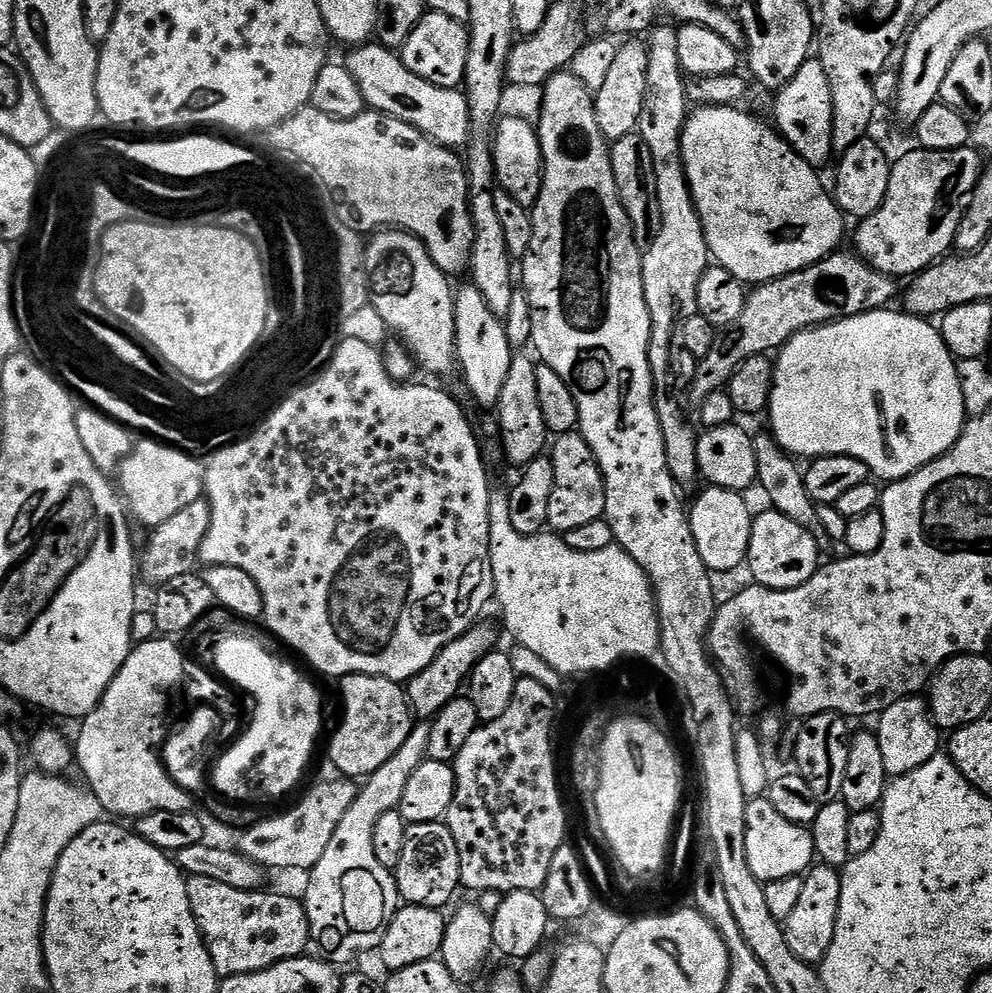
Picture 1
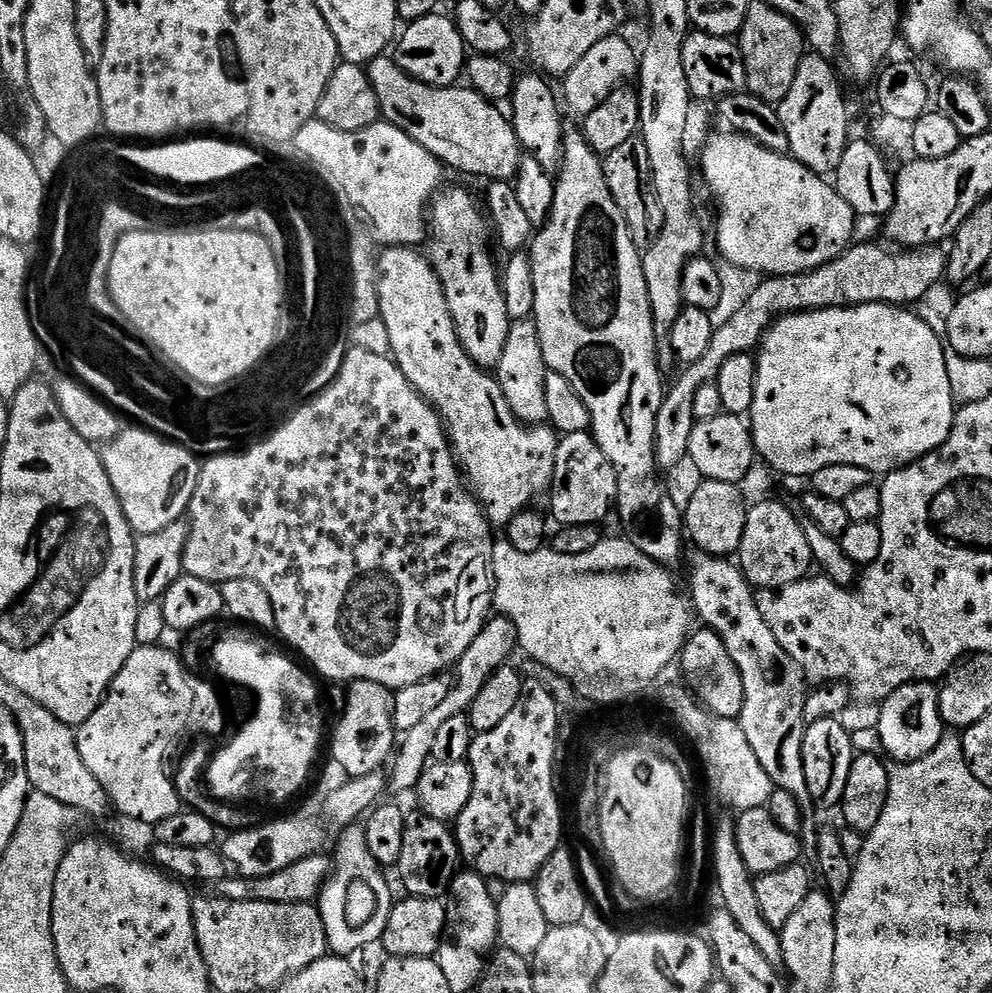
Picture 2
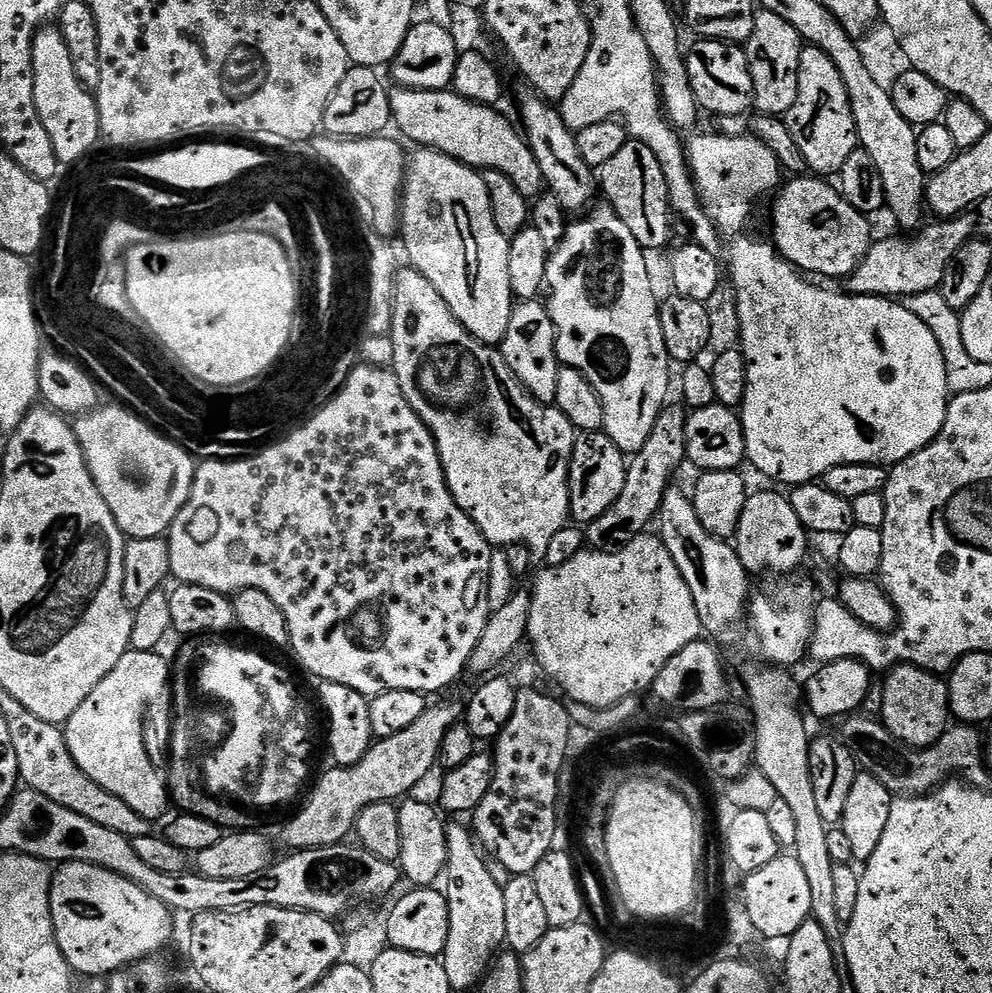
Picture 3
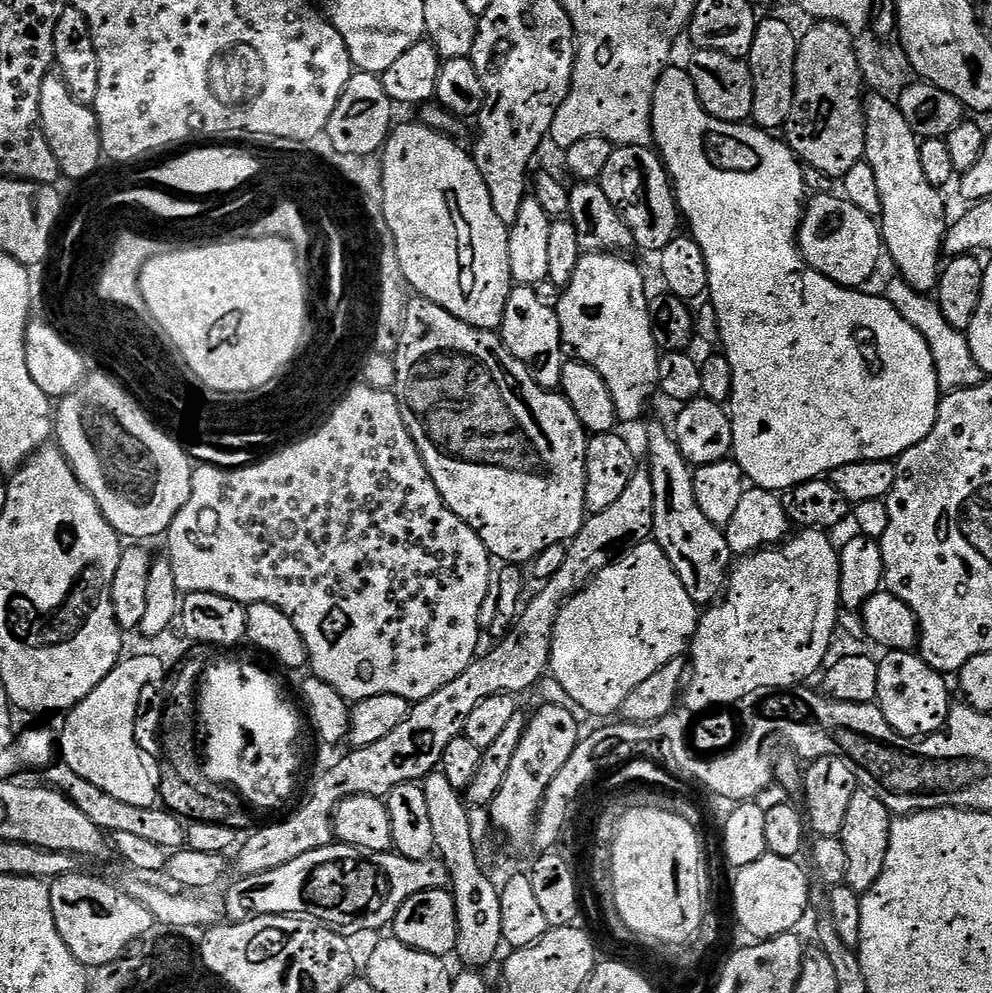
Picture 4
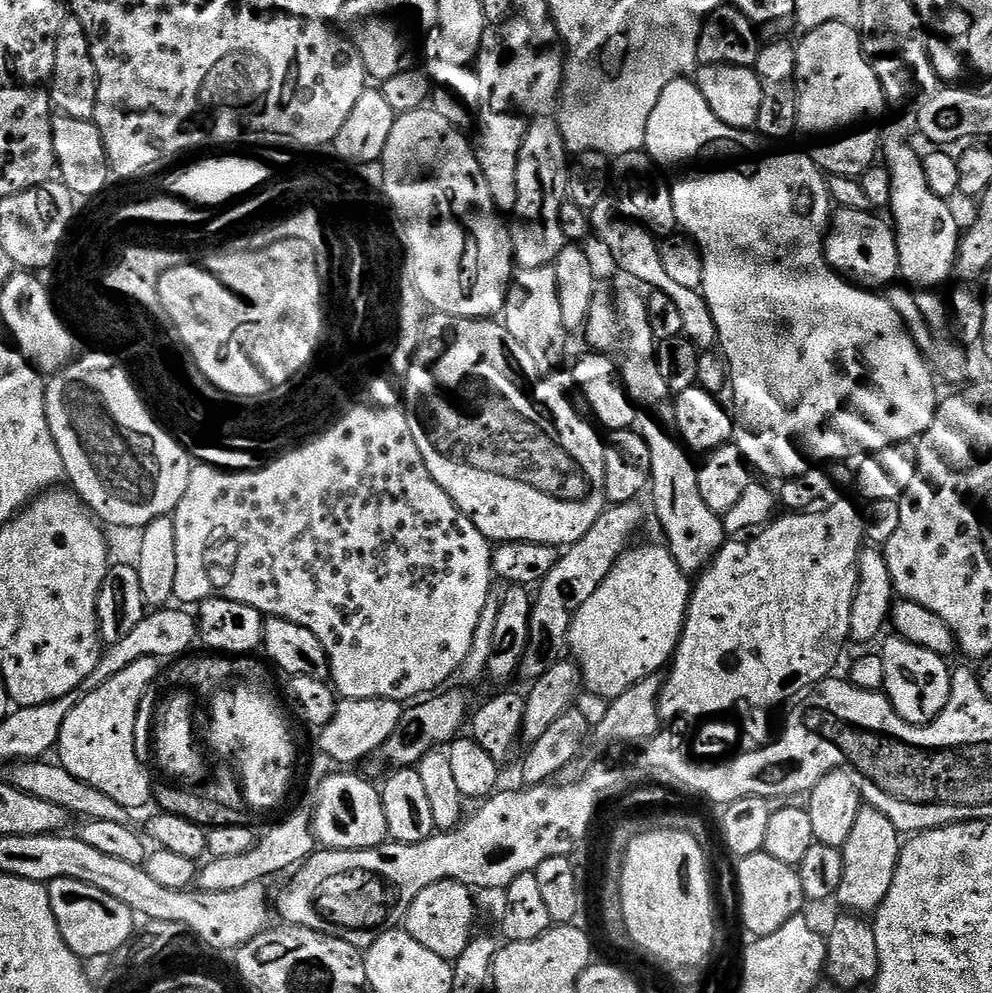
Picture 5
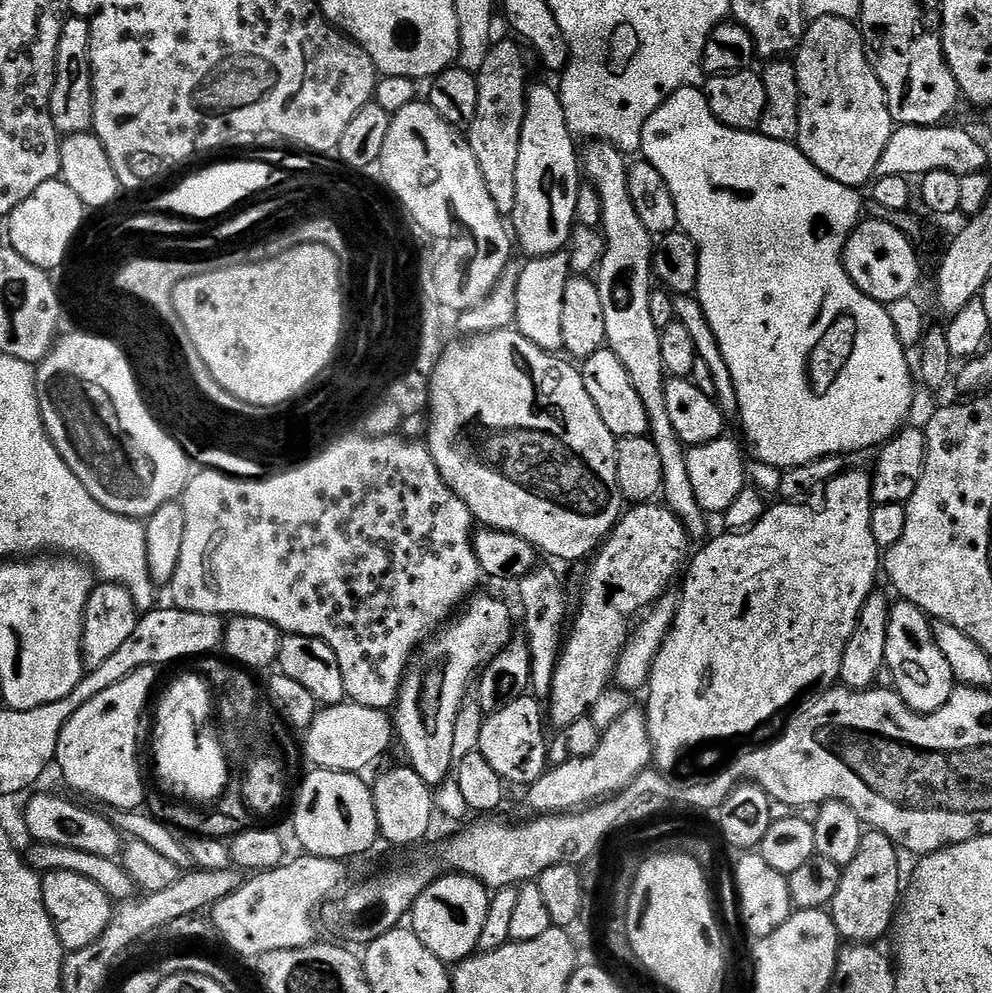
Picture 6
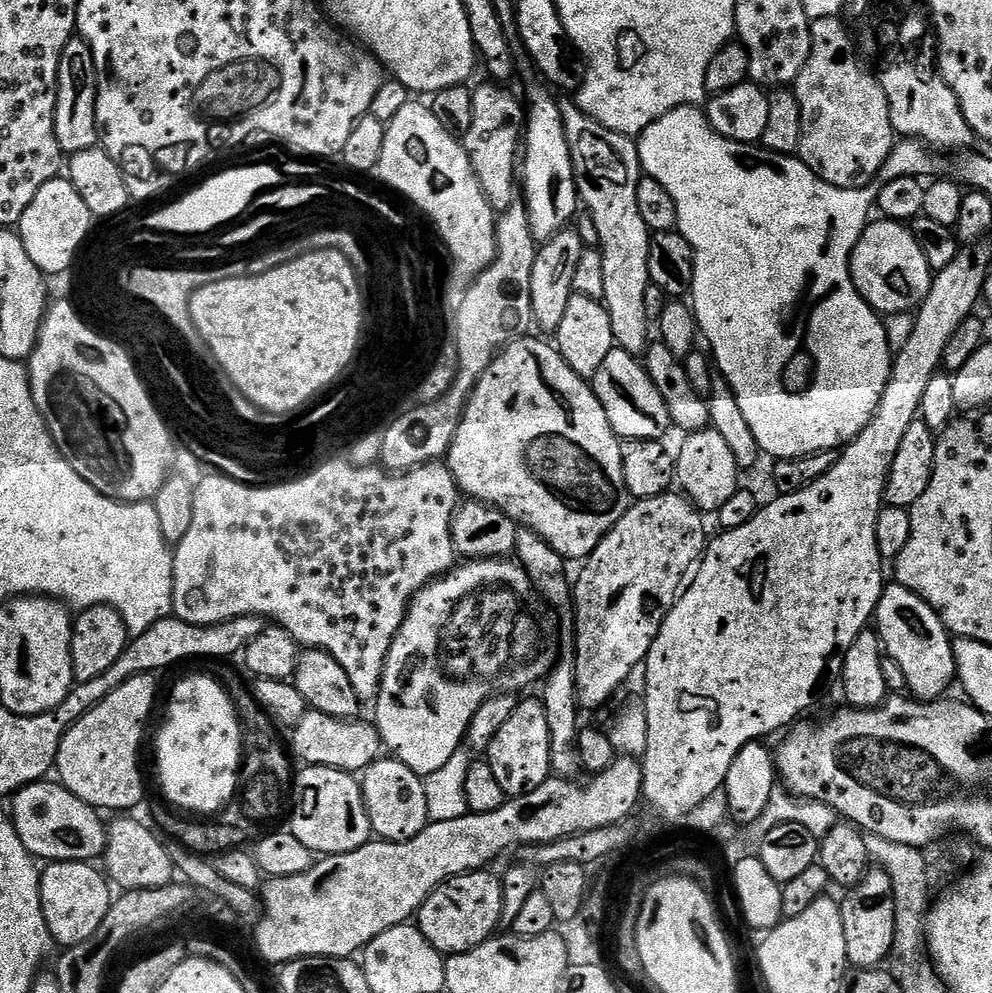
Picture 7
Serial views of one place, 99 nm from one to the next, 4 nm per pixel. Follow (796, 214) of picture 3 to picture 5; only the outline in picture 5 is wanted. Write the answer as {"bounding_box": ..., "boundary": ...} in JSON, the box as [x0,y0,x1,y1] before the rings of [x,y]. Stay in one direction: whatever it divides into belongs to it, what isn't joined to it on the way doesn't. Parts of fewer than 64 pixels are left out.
{"bounding_box":[824,208,899,290],"boundary":[[[844,208],[833,215],[828,235],[824,237],[824,257],[828,260],[829,268],[849,281],[868,290],[880,290],[880,287],[883,289],[891,285],[899,277],[898,242],[895,227],[885,217],[885,221],[880,217],[883,215],[867,211]]]}

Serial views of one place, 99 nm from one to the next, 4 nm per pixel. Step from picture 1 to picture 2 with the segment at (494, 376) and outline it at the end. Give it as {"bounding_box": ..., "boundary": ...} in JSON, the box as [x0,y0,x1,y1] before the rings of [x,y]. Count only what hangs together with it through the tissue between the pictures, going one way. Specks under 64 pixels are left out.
{"bounding_box":[426,188,510,370],"boundary":[[[447,188],[437,192],[430,205],[426,256],[442,282],[460,345],[475,364],[492,370],[502,358],[502,350],[506,350],[510,319],[501,288],[501,277],[488,253],[490,232],[486,227],[485,213],[481,205],[480,208],[476,205],[475,198],[464,188]]]}

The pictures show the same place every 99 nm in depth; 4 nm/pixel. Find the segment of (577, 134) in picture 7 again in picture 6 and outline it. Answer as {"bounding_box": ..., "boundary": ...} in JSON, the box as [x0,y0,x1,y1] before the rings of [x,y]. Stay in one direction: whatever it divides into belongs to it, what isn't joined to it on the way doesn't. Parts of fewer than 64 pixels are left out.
{"bounding_box":[582,140,707,538],"boundary":[[[589,140],[582,148],[582,172],[587,183],[595,188],[601,199],[601,222],[604,237],[604,257],[594,273],[598,294],[602,294],[602,318],[606,318],[606,346],[626,366],[626,374],[642,398],[642,406],[648,411],[648,427],[652,441],[656,443],[658,458],[662,458],[664,487],[662,500],[672,513],[684,523],[689,537],[696,538],[707,530],[706,514],[694,498],[694,486],[690,486],[690,474],[686,470],[685,445],[674,434],[670,426],[670,414],[666,414],[664,386],[666,373],[662,366],[660,329],[654,326],[650,315],[650,294],[654,287],[652,271],[652,249],[654,237],[642,226],[638,210],[630,202],[628,169],[625,153],[605,140]]]}

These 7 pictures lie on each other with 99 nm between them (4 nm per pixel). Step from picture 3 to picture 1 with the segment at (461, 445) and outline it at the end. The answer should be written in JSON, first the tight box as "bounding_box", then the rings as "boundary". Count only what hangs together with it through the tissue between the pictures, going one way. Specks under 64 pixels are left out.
{"bounding_box":[364,228,457,376],"boundary":[[[399,228],[380,230],[367,241],[364,257],[366,274],[371,292],[370,304],[385,320],[387,327],[400,336],[410,349],[415,363],[436,376],[444,376],[451,368],[457,367],[456,359],[456,298],[453,285],[448,285],[449,277],[432,261],[424,243],[410,232]]]}

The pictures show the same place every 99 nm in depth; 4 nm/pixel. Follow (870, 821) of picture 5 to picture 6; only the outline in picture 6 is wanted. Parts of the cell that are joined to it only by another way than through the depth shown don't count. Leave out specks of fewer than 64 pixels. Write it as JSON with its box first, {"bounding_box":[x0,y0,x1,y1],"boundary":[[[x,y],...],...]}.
{"bounding_box":[830,830,902,944],"boundary":[[[875,830],[865,831],[862,842],[858,846],[858,852],[840,874],[838,882],[838,894],[834,894],[830,905],[830,915],[836,932],[841,941],[853,944],[872,944],[880,942],[884,935],[891,933],[898,911],[898,905],[902,899],[902,883],[900,884],[900,856],[895,844],[886,834]]]}

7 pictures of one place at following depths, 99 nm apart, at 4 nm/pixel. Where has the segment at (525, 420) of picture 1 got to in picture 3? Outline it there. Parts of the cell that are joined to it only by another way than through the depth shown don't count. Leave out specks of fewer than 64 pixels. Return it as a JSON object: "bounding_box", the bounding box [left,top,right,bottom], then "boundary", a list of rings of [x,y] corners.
{"bounding_box":[498,299,562,405],"boundary":[[[539,299],[521,300],[513,307],[510,326],[506,326],[506,334],[498,347],[506,366],[520,380],[525,392],[538,402],[555,405],[562,365],[556,356],[556,327],[547,307]]]}

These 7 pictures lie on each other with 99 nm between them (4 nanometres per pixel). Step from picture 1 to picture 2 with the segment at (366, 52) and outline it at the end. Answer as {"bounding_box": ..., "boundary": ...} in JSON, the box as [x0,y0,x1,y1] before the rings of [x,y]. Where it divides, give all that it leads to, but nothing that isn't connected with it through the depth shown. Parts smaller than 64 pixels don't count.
{"bounding_box":[366,55,522,181],"boundary":[[[391,55],[375,56],[366,65],[368,78],[374,86],[374,94],[378,94],[381,117],[387,123],[398,126],[418,146],[426,146],[434,158],[438,158],[445,169],[456,172],[465,172],[468,176],[485,176],[485,181],[498,180],[515,181],[516,172],[520,169],[522,149],[518,138],[512,129],[512,121],[507,115],[499,112],[497,105],[488,100],[481,92],[475,92],[471,86],[453,86],[451,88],[435,88],[429,84],[423,84],[415,80],[410,74],[406,74],[396,64]]]}

